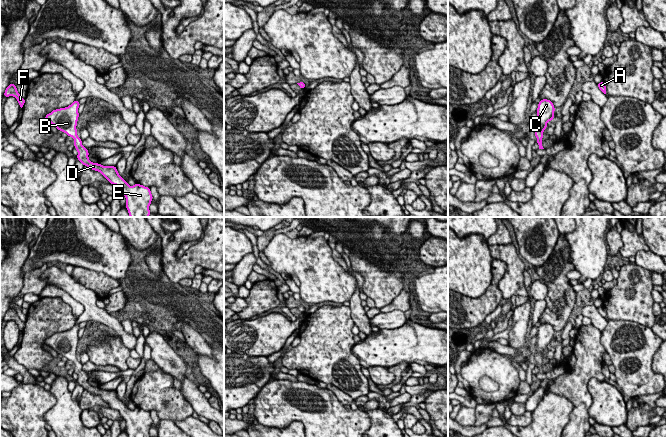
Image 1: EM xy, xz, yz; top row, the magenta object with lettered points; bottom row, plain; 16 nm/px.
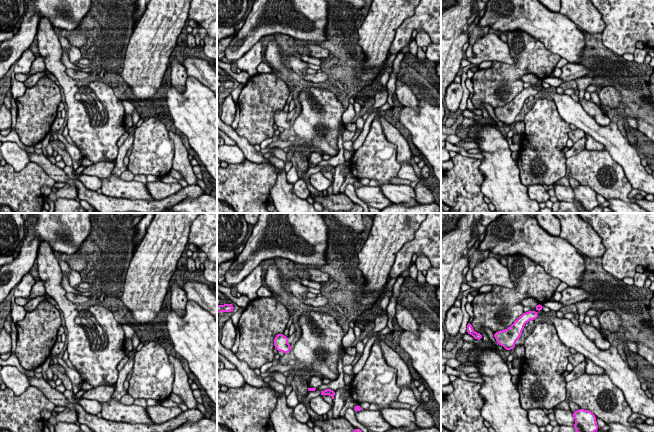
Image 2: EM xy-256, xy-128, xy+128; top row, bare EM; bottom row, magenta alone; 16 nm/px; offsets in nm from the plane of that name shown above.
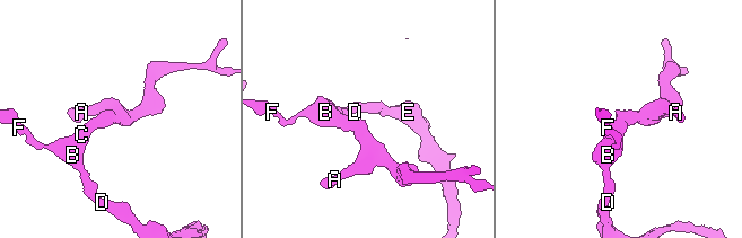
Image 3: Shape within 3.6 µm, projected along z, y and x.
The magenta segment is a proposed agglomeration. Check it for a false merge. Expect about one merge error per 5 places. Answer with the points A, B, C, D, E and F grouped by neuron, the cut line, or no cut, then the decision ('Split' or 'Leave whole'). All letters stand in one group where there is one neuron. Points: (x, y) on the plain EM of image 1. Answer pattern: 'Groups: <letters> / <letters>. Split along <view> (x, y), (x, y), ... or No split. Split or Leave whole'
Groups: A B C D E F. No split. Leave whole

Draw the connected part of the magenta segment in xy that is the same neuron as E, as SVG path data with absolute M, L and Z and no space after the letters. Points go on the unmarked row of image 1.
M76 324L68 331L53 334L45 340L45 344L54 349L59 355L75 363L74 370L78 375L76 381L83 389L94 395L99 395L110 408L119 411L120 415L126 421L125 431L128 437L150 437L149 430L153 423L150 412L140 409L139 407L130 410L123 401L118 398L115 390L103 390L89 384L88 373L82 370L82 364L77 360L76 350L79 341L79 330L79 324Z

